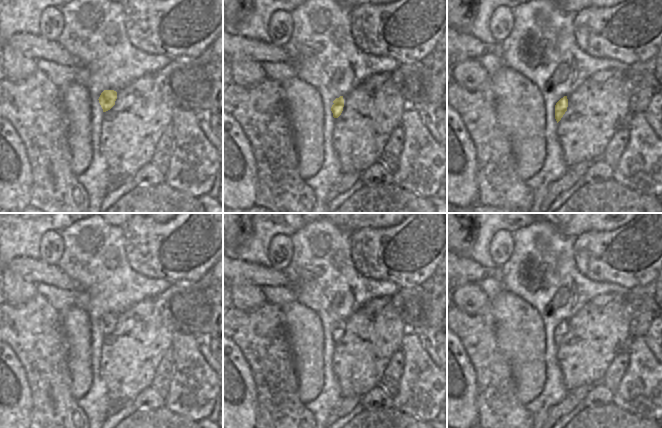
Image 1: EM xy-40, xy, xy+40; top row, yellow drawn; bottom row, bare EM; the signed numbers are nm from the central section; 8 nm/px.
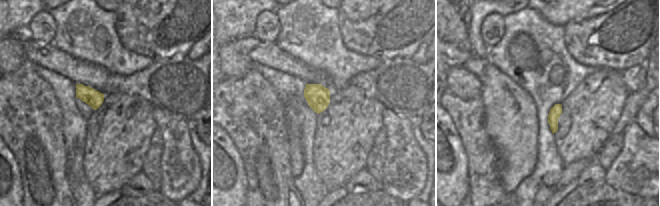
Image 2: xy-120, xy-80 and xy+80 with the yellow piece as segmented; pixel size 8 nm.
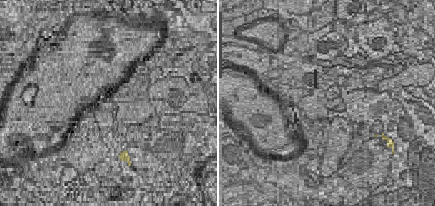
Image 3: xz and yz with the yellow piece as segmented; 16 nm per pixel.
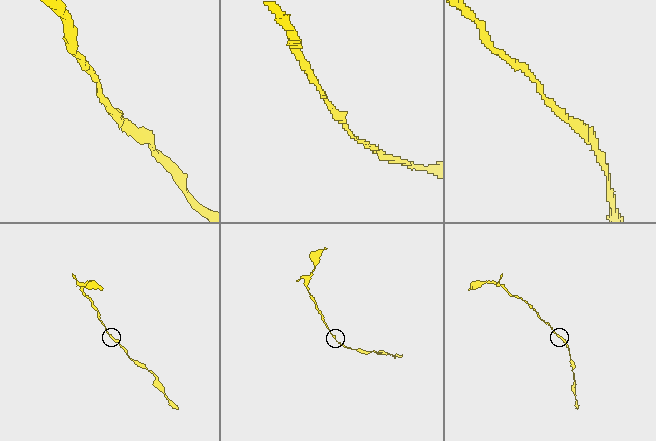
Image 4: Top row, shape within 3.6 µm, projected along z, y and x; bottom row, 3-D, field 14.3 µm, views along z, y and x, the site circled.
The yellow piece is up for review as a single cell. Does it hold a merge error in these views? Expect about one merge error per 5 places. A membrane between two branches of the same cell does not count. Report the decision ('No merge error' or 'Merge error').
No merge error

